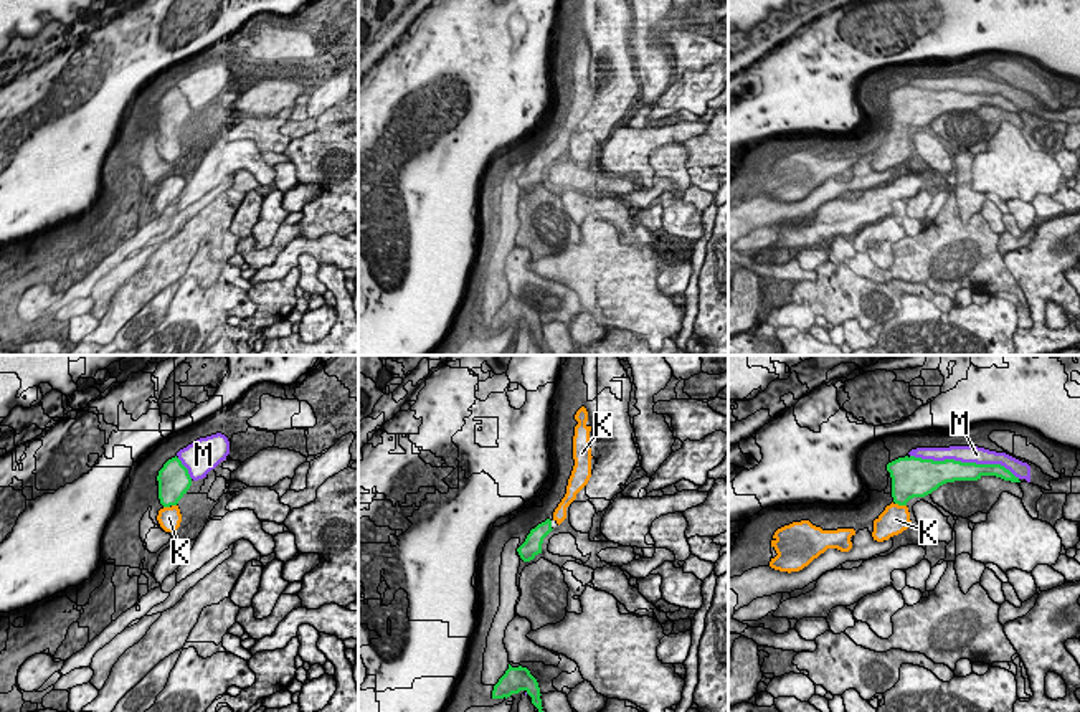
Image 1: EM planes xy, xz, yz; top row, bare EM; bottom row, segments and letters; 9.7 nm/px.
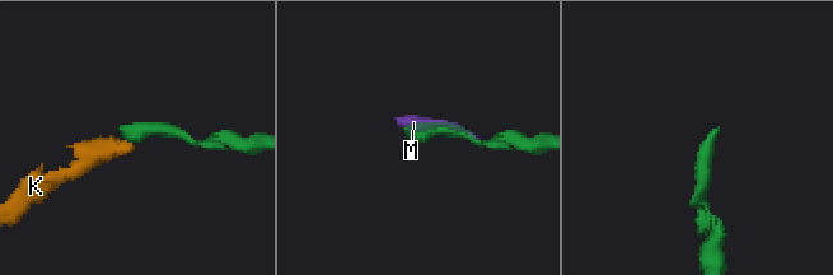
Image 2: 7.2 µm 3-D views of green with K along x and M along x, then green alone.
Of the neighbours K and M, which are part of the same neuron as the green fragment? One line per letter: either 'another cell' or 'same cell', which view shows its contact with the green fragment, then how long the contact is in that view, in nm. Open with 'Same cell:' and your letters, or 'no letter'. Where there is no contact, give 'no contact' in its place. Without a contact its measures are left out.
Same cell: K
K: same cell | yz | 120 nm
M: another cell | yz | 1100 nm

